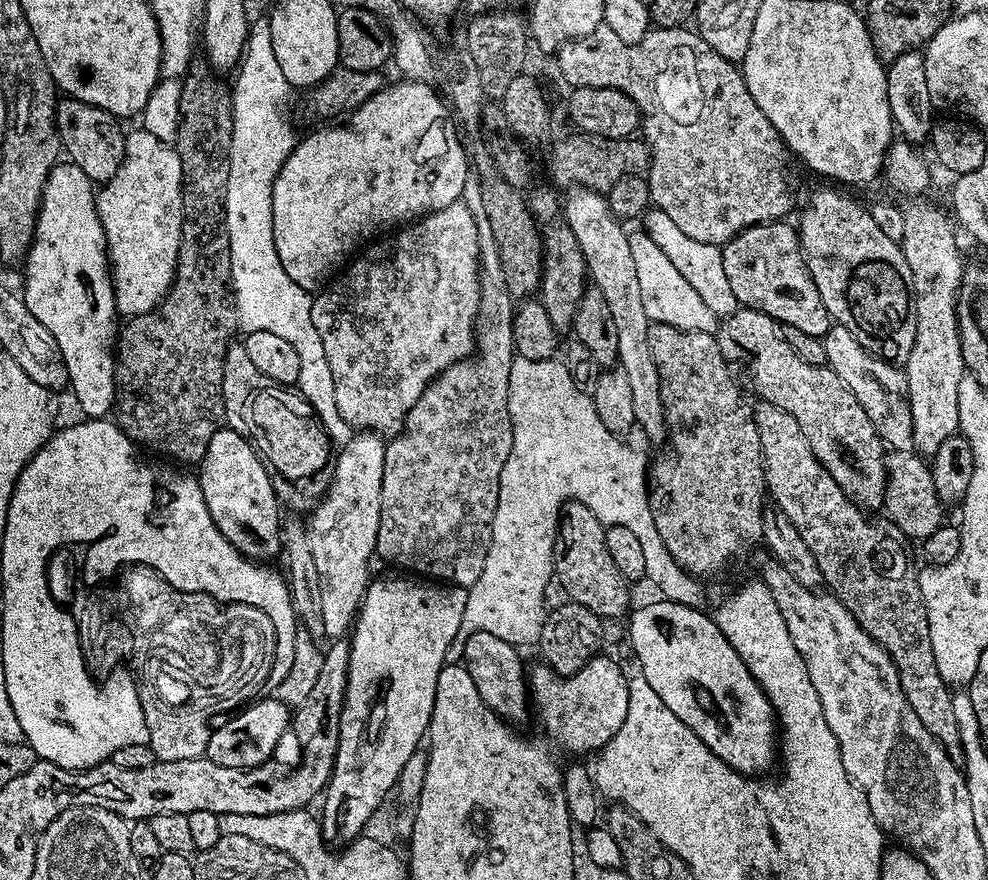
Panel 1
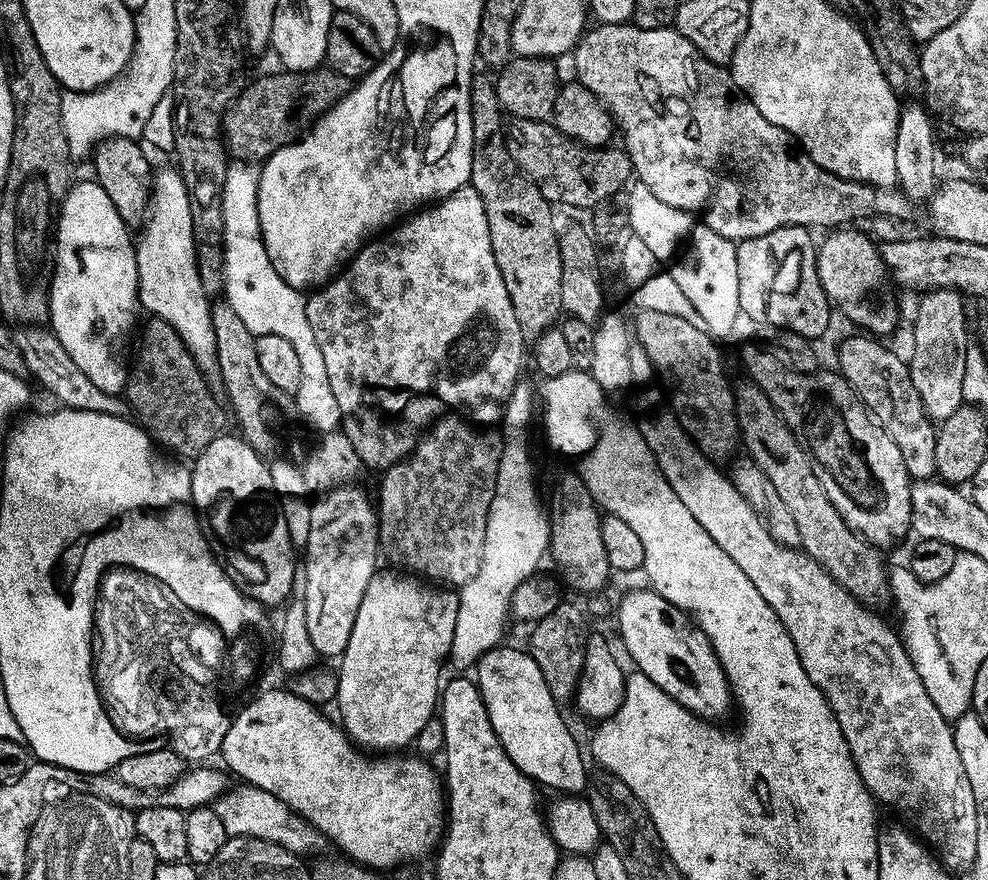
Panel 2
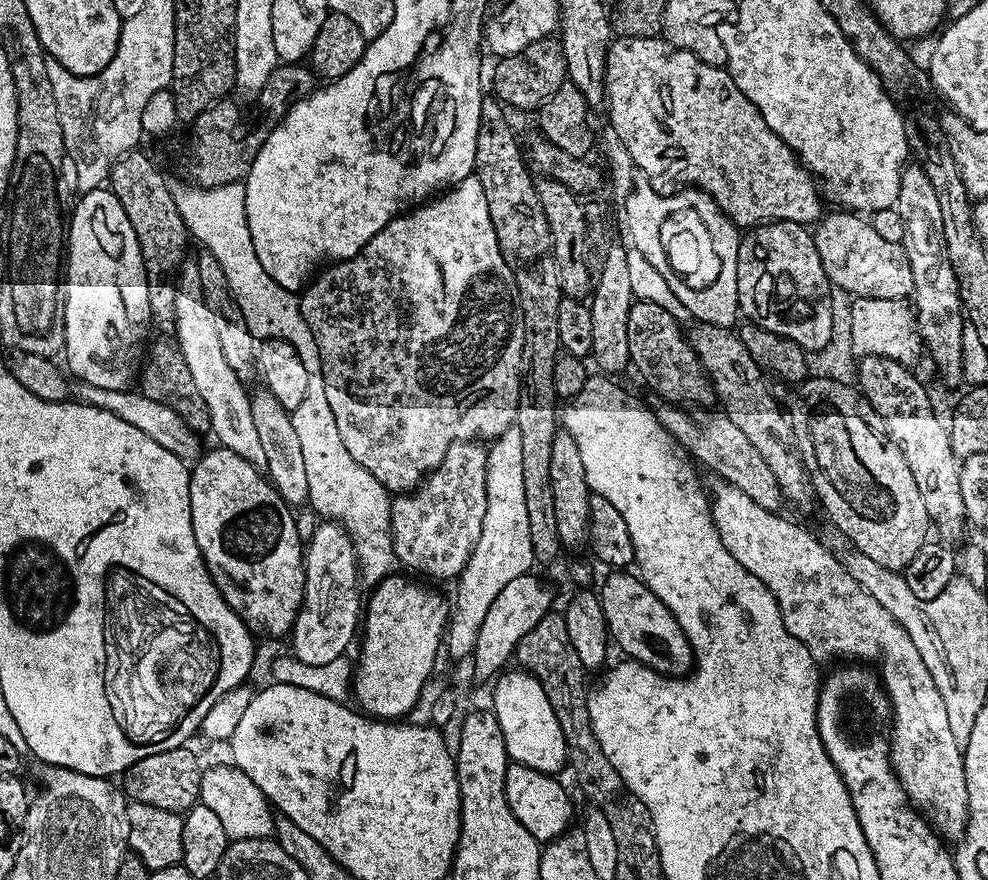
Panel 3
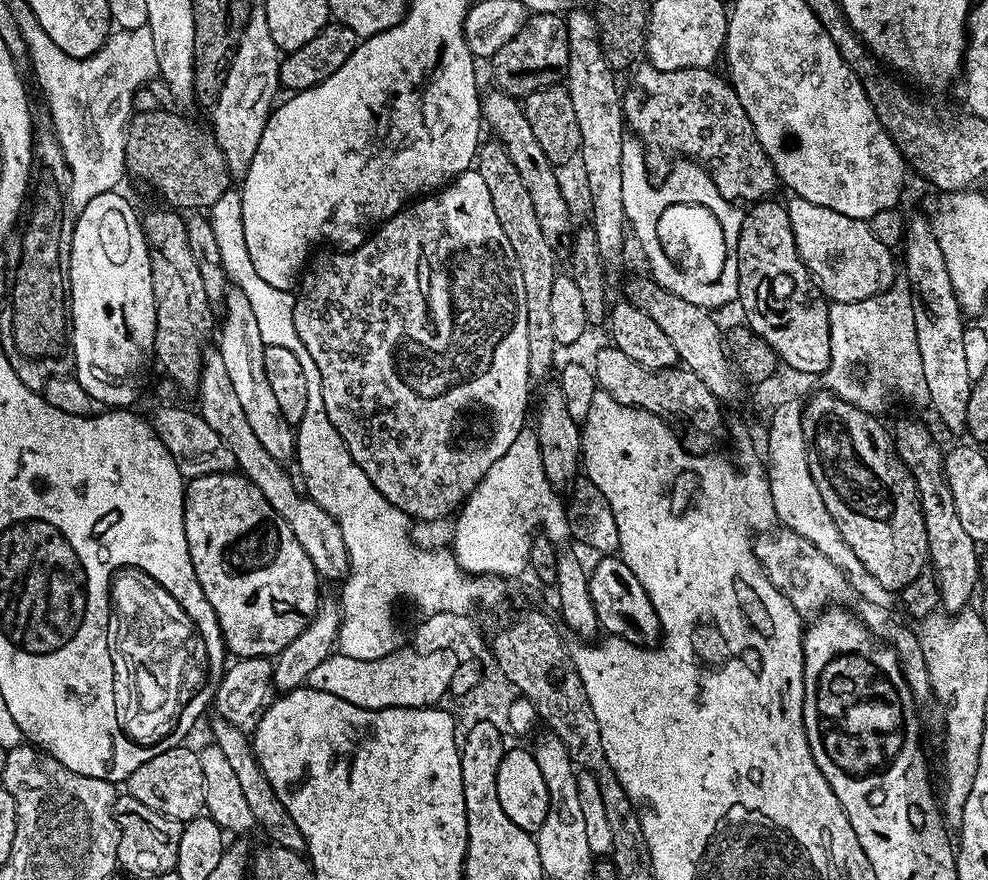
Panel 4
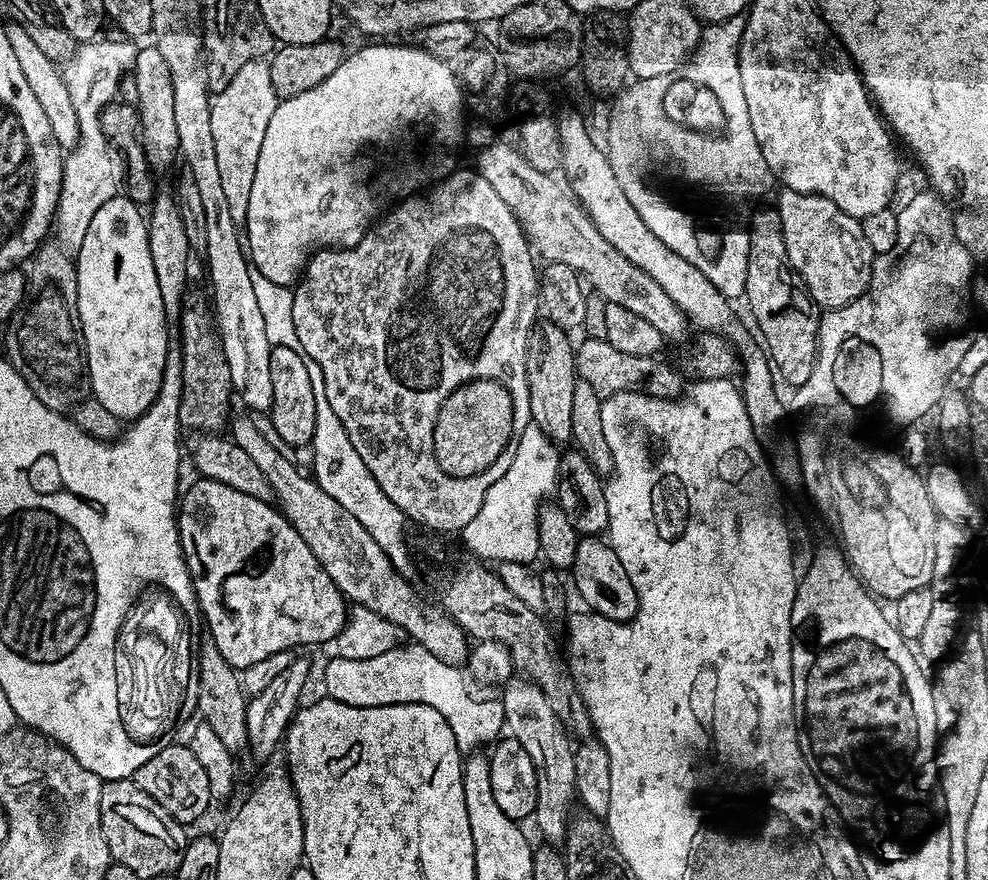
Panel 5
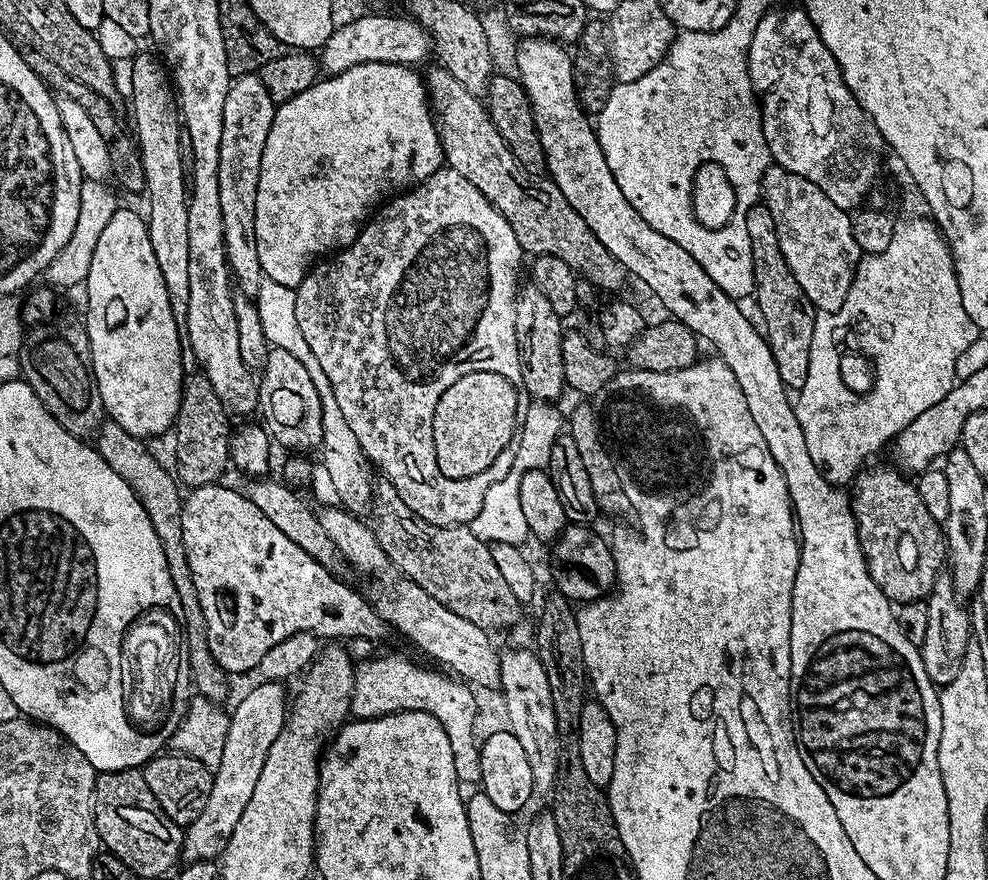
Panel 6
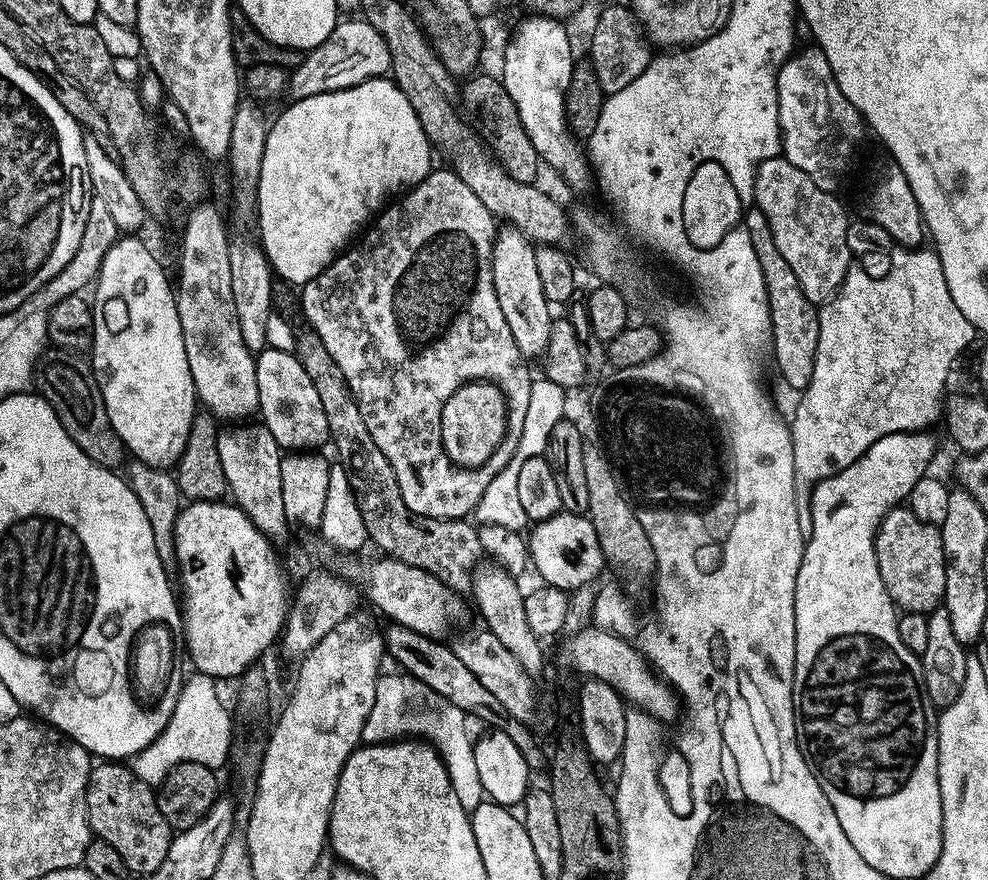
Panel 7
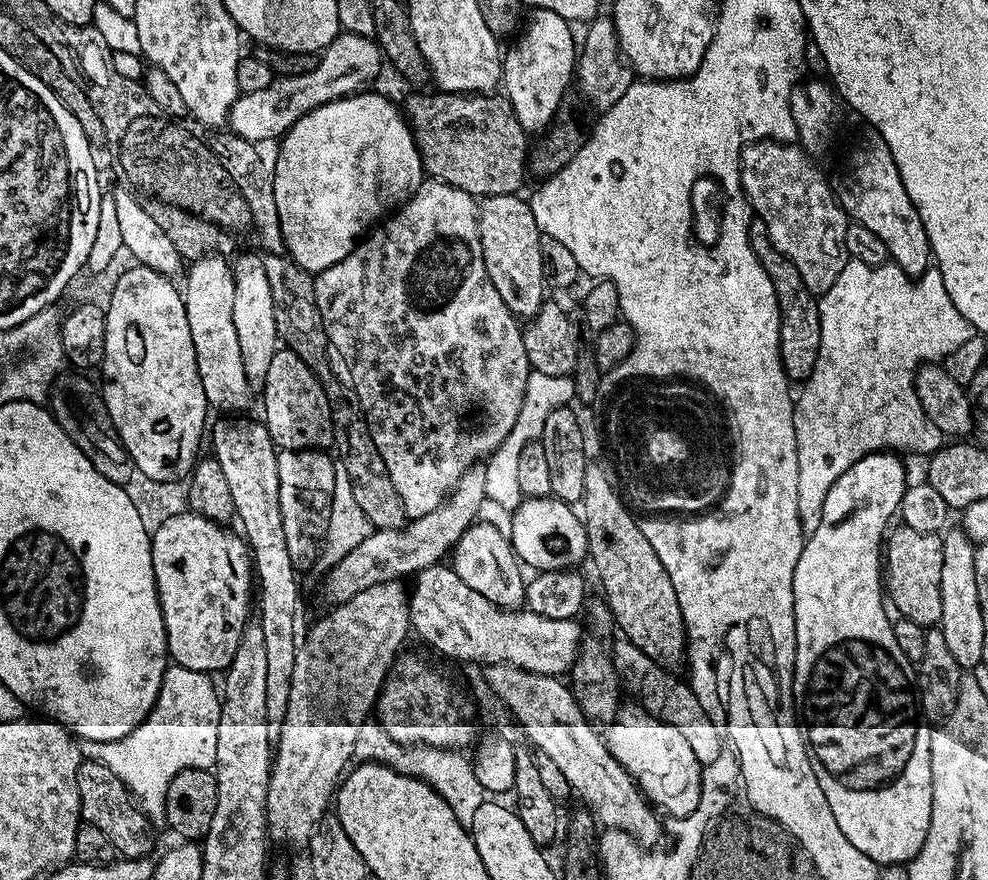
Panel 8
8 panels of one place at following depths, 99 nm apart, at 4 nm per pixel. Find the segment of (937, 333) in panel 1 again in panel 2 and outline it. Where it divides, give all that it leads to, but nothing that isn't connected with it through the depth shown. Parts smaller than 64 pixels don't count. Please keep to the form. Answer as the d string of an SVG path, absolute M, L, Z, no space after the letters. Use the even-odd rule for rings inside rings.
M934 288L923 293L924 296L916 304L916 317L912 320L912 360L910 356L910 367L912 369L912 377L914 378L914 390L918 390L918 394L922 398L922 406L926 410L926 414L933 420L939 422L950 418L950 414L954 414L958 409L965 407L964 391L962 390L962 382L966 378L966 350L970 343L968 337L968 320L964 317L965 297L957 292L954 288Z

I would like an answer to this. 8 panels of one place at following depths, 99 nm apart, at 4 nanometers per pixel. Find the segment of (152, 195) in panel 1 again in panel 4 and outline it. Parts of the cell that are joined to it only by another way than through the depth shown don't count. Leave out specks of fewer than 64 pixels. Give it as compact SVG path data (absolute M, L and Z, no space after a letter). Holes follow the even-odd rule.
M208 350L204 353L204 365L200 375L200 405L198 411L206 422L210 422L210 427L226 446L230 446L230 454L234 454L236 468L243 475L247 476L262 494L266 494L266 502L274 506L274 510L294 530L294 538L298 538L298 546L306 550L310 562L314 562L317 572L325 581L343 581L350 569L348 566L348 551L342 542L342 530L338 530L338 522L318 506L299 487L292 485L292 480L288 477L288 472L283 463L275 460L266 452L262 442L250 430L250 422L246 422L246 414L242 410L242 405L238 402L238 394L234 390L234 385L230 382L230 373L226 371L226 362L222 362L222 354L219 350Z

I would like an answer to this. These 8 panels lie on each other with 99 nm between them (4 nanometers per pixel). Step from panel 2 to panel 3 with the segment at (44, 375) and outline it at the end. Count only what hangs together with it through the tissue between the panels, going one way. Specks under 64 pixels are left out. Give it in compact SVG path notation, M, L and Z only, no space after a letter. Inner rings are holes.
M80 382L75 385L74 396L79 403L89 404L98 410L106 410L110 414L114 414L114 418L122 418L122 422L130 422L130 426L142 430L142 434L146 434L146 438L154 438L154 442L158 442L158 446L162 446L162 450L170 450L170 454L174 454L179 460L195 462L202 455L201 437L192 432L190 426L186 426L184 419L178 414L174 414L174 410L170 410L170 406L162 406L162 402L154 402L154 398L146 398L138 390L126 388L102 390L100 386L90 386Z

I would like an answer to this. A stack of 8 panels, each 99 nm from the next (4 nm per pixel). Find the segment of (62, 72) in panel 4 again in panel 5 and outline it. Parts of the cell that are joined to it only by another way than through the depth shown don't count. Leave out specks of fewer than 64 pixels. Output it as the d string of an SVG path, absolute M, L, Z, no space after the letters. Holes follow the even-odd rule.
M97 38L81 43L62 64L66 90L70 92L70 102L74 104L74 114L78 118L78 138L69 151L73 152L64 156L64 173L60 201L56 207L54 236L57 243L69 254L76 253L82 246L82 238L86 238L90 218L98 214L98 206L110 202L110 198L117 196L122 188L114 150L108 144L106 134L102 134L100 112L107 104L117 99L119 82L130 72L138 48L128 38L104 39Z

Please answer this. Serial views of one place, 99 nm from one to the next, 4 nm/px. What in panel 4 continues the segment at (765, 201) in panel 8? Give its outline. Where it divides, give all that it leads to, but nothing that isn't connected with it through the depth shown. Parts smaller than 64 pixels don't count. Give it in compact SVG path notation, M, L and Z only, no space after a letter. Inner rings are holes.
M792 196L789 201L786 207L798 254L808 267L815 287L829 301L838 304L858 302L885 292L897 283L898 264L892 261L893 249L878 242L865 221L846 218L846 214L838 214L838 210L826 206L814 206L814 202L806 202L801 196Z

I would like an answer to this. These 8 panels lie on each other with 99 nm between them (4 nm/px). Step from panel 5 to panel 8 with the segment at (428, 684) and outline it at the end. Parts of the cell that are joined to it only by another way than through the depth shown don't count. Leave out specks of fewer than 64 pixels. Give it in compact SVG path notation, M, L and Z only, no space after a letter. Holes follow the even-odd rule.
M369 718L358 729L358 738L354 741L352 760L356 764L385 764L398 774L416 776L419 780L427 780L428 784L454 810L454 818L465 826L474 822L474 810L486 802L486 793L475 777L472 769L473 761L460 750L450 748L430 748L422 744L399 744L386 734L386 730L375 719Z

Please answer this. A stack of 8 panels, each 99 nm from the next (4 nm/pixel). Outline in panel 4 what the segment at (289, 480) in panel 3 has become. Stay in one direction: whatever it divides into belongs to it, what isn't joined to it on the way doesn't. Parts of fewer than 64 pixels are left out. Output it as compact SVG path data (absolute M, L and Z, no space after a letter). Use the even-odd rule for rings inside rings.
M229 287L222 305L224 321L219 321L218 336L220 344L218 350L222 354L222 362L226 362L226 371L230 373L230 382L238 394L238 402L246 414L246 422L250 422L250 430L254 430L258 442L275 460L288 462L296 454L296 433L294 426L282 418L282 409L274 399L274 390L270 381L266 379L264 369L265 344L262 333L258 331L258 321L254 319L254 310L250 310L250 302L246 294L238 287Z

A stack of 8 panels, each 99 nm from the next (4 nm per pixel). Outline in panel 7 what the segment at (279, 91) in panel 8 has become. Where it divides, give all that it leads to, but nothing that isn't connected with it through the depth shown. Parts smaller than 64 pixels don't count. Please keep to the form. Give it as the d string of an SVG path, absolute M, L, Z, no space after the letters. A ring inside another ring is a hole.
M362 18L356 20L341 19L335 30L322 42L322 46L313 48L305 55L304 61L290 72L290 92L295 99L310 98L314 94L326 94L334 90L346 90L376 76L387 77L392 70L390 50L370 26Z

